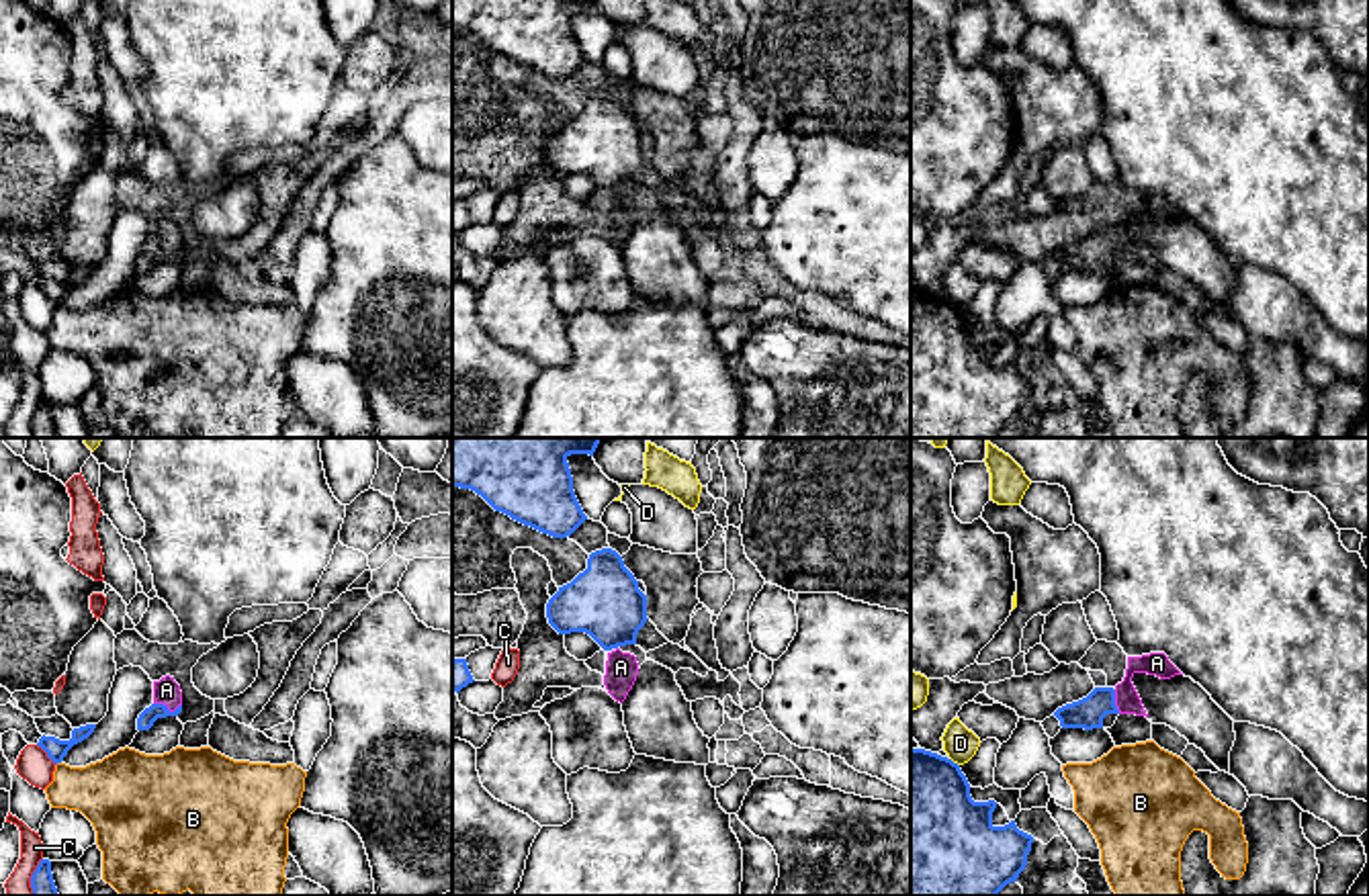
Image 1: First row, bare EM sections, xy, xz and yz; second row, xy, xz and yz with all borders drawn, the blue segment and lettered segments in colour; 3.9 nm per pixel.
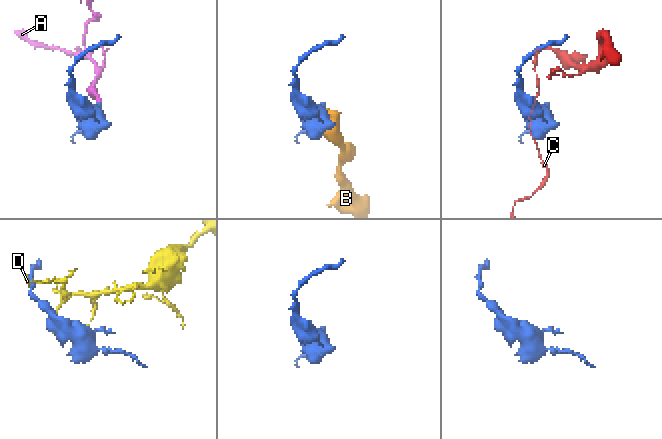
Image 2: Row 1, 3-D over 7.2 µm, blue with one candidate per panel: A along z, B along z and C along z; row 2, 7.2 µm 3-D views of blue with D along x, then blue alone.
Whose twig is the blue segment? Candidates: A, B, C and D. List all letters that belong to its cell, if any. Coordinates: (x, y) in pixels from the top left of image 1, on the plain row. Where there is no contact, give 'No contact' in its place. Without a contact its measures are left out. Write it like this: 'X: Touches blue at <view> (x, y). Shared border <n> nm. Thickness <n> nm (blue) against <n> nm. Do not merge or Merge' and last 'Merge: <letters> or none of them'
A: Touches blue at xy (166, 250). Shared border 110 nm. Thickness 70 nm (blue) against 100 nm. Merge
B: Touches blue at xy (58, 303). Shared border 30 nm. Thickness 90 nm (blue) against 280 nm. Do not merge
C: Touches blue at xy (46, 293). Shared border 120 nm. Thickness 90 nm (blue) against 130 nm. Do not merge
D: Touches blue at yz (952, 303). Shared border 50 nm. Thickness 480 nm (blue) against 130 nm. Do not merge
Merge: A

